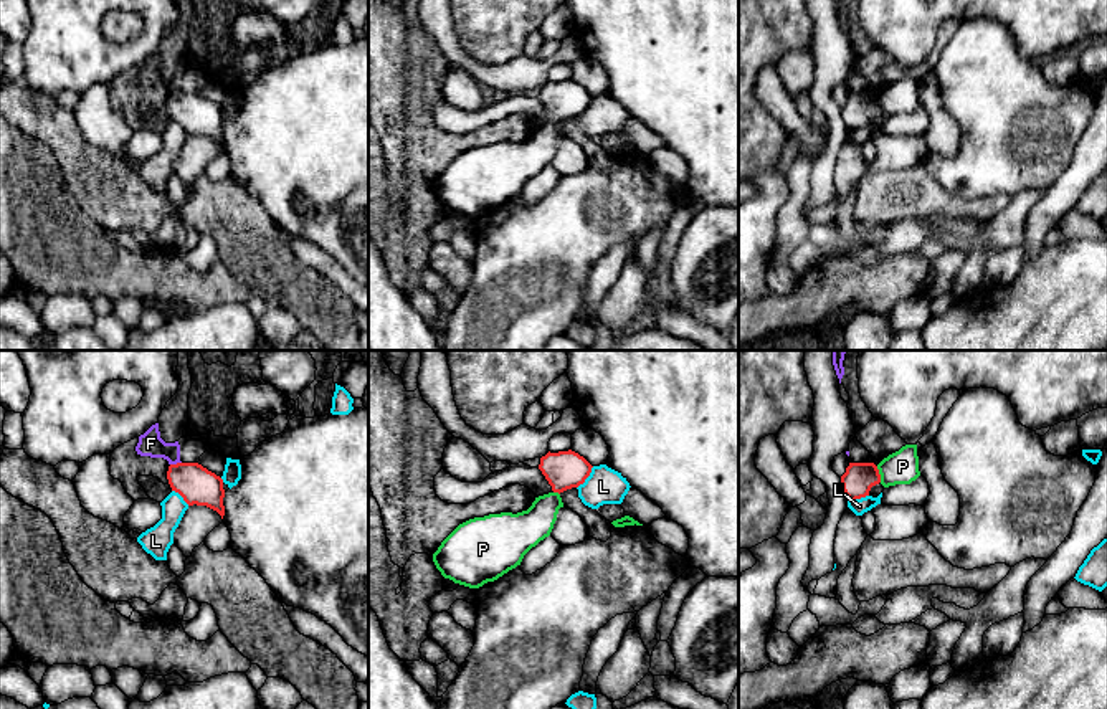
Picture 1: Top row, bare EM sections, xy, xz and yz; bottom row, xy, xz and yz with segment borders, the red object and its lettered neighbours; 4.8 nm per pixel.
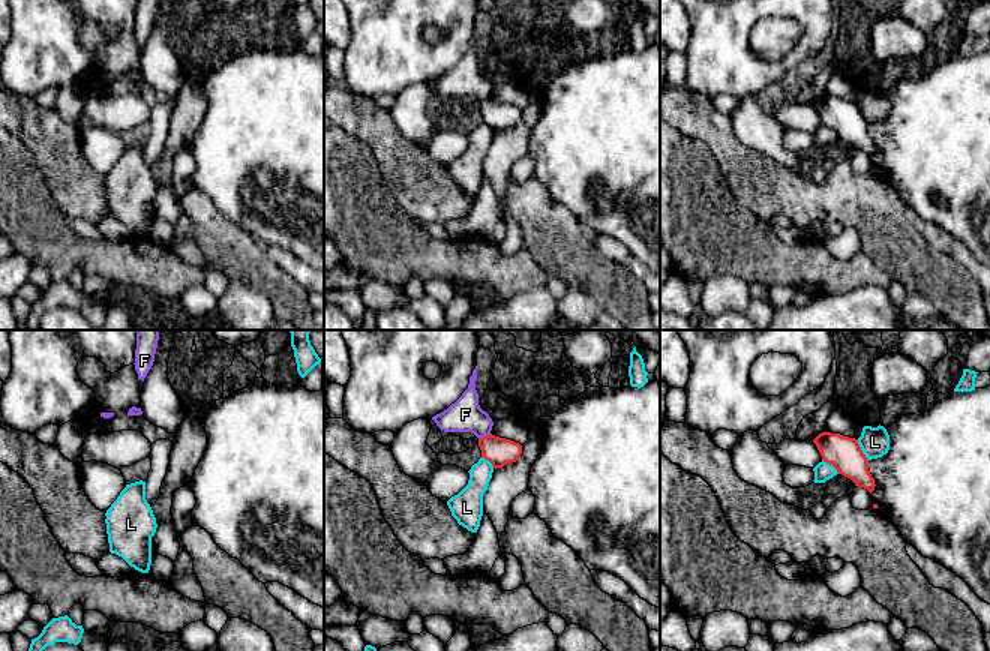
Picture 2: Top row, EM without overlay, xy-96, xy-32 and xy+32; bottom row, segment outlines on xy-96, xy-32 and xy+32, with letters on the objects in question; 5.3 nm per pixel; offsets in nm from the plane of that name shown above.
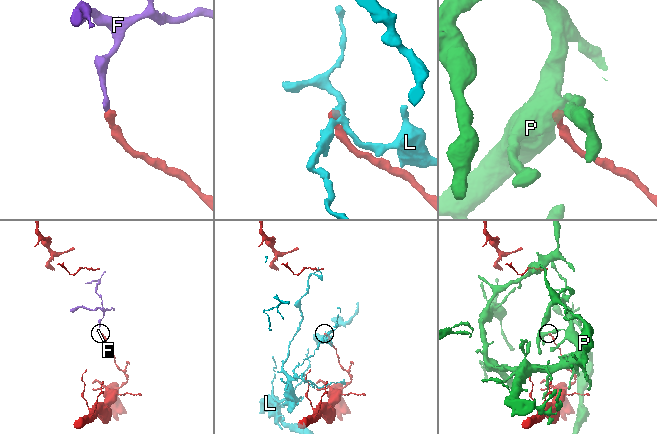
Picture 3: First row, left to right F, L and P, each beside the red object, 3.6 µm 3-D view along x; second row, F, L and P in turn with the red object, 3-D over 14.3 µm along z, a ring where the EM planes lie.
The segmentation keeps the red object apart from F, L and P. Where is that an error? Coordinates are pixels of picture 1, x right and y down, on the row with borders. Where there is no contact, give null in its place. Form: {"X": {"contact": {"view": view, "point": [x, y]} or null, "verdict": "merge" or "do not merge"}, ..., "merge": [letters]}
{"F": {"contact": {"view": "xy", "point": [177, 463]}, "verdict": "do not merge"}, "L": {"contact": {"view": "xz", "point": [587, 476]}, "verdict": "do not merge"}, "P": {"contact": {"view": "yz", "point": [879, 475]}, "verdict": "do not merge"}, "merge": []}

